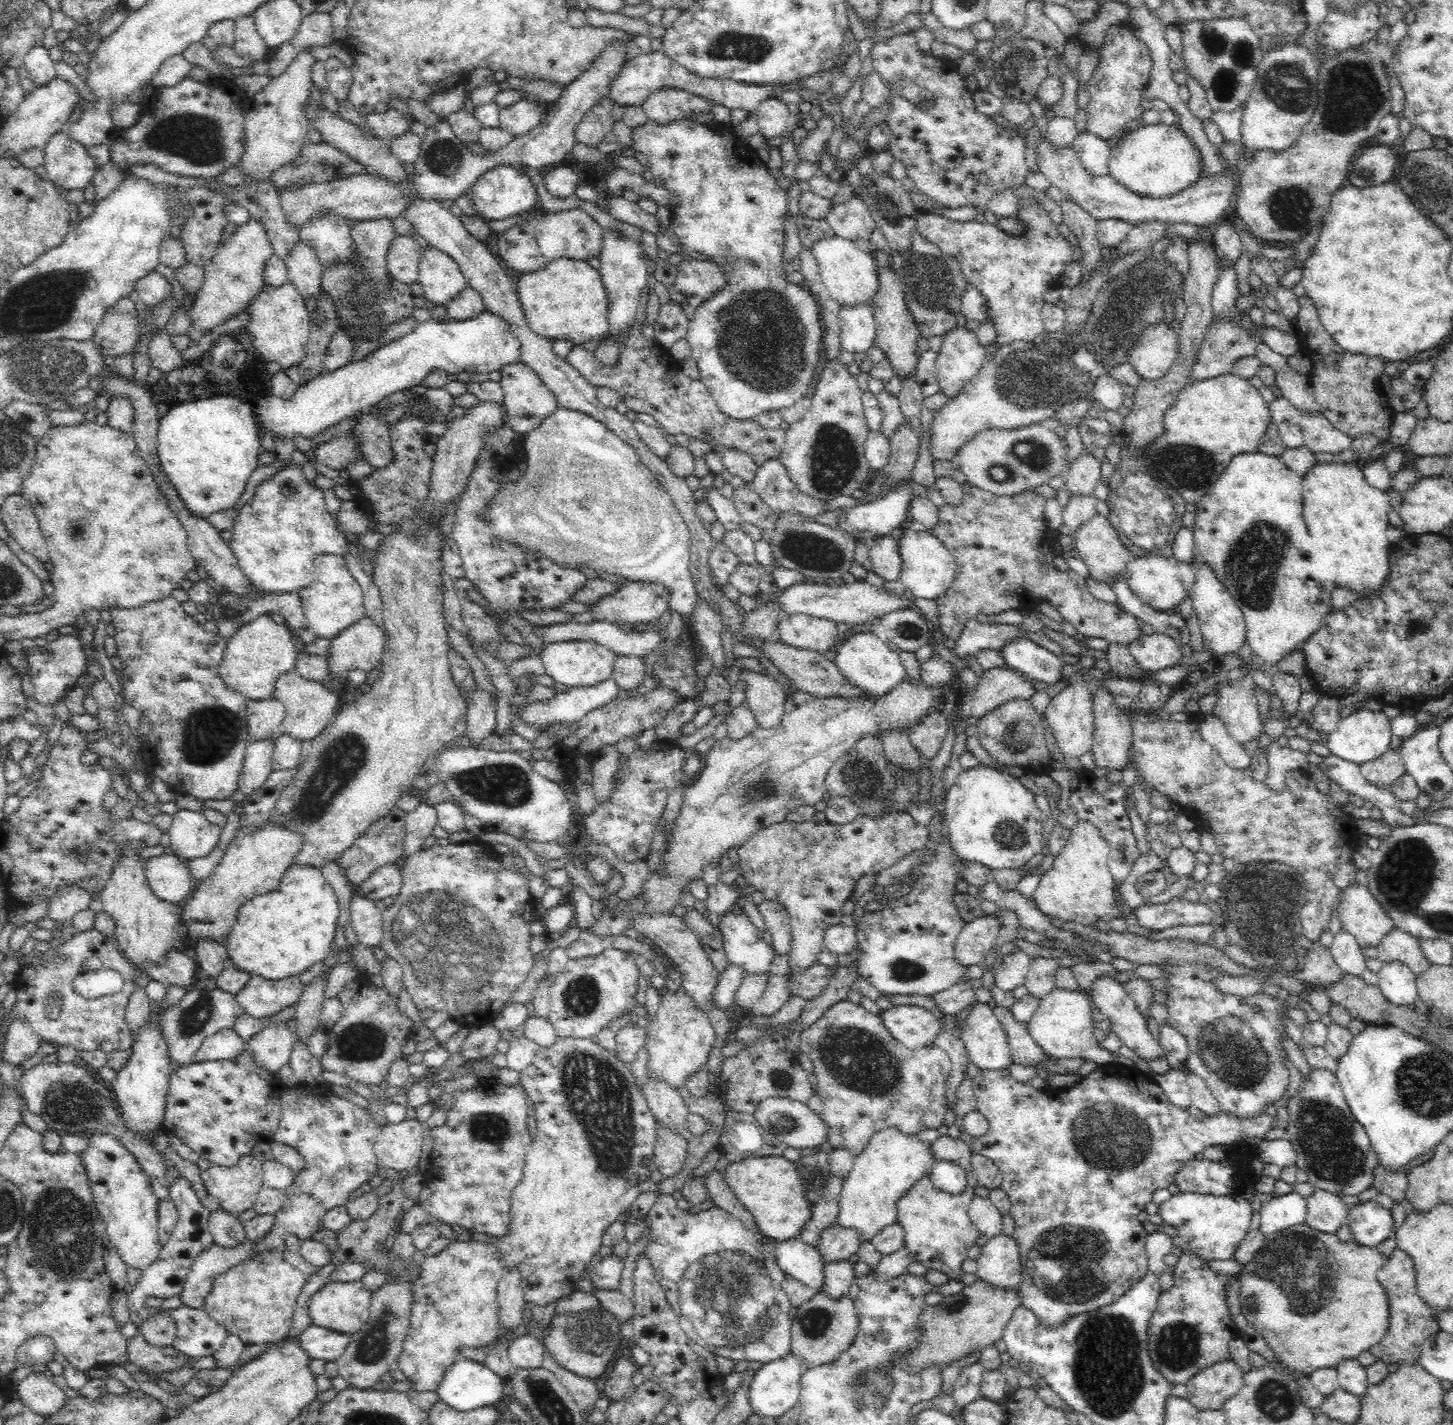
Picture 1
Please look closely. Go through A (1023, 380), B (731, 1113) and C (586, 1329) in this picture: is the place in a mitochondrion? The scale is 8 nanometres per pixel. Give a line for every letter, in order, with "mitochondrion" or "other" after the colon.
A: mitochondrion
B: other
C: mitochondrion

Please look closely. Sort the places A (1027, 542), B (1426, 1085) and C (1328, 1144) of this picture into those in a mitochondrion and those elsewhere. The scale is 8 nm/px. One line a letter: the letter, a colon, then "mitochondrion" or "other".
A: other
B: mitochondrion
C: mitochondrion

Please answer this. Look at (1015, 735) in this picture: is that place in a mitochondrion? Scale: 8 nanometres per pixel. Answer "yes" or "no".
yes

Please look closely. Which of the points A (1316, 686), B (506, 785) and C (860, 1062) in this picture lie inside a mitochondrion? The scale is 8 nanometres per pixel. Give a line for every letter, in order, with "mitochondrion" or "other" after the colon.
A: other
B: mitochondrion
C: mitochondrion

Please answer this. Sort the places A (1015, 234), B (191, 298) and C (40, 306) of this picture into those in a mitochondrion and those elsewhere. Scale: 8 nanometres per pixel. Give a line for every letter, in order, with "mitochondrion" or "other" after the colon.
A: other
B: other
C: mitochondrion

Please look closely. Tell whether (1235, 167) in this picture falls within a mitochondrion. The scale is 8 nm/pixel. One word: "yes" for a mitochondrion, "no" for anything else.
no

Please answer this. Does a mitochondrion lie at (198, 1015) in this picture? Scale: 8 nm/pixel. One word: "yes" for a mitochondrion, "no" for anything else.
yes

